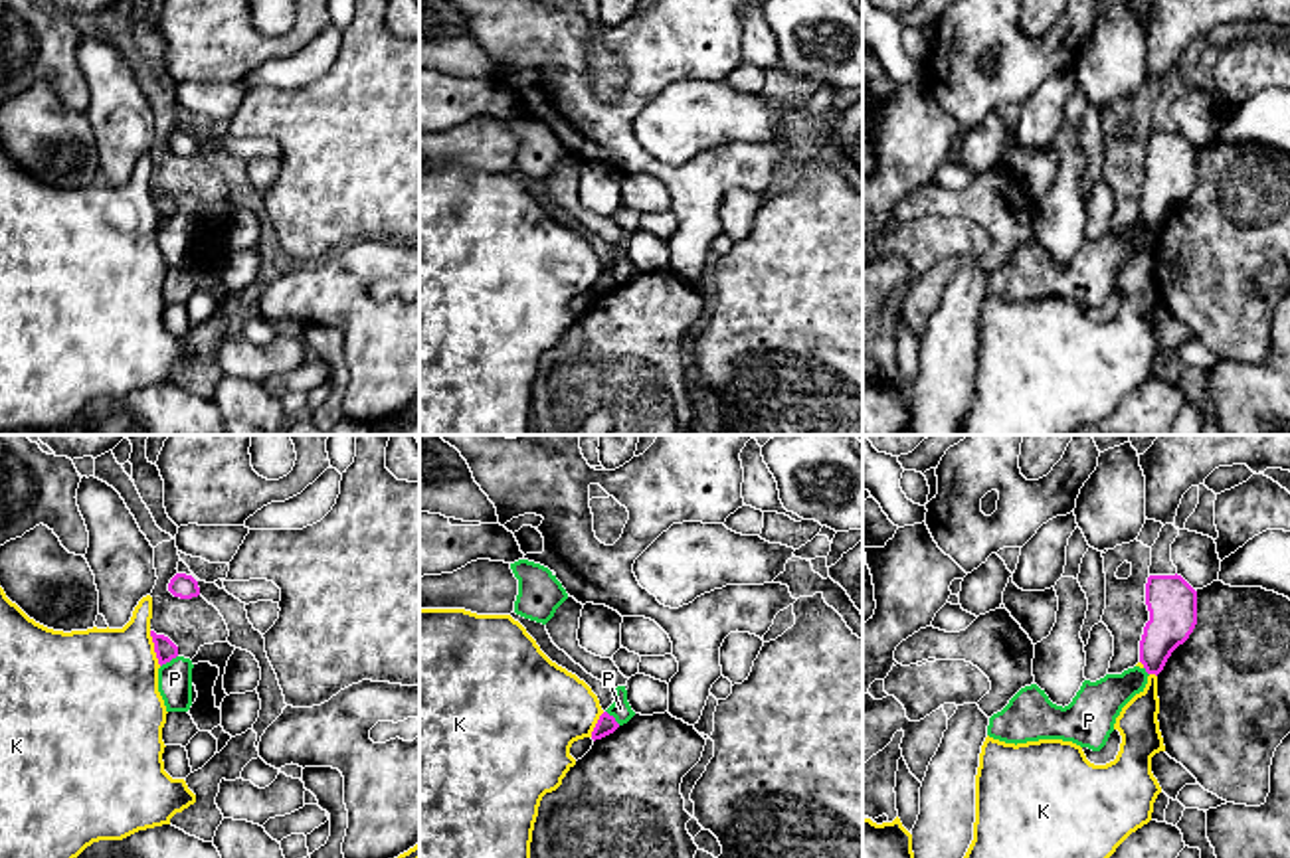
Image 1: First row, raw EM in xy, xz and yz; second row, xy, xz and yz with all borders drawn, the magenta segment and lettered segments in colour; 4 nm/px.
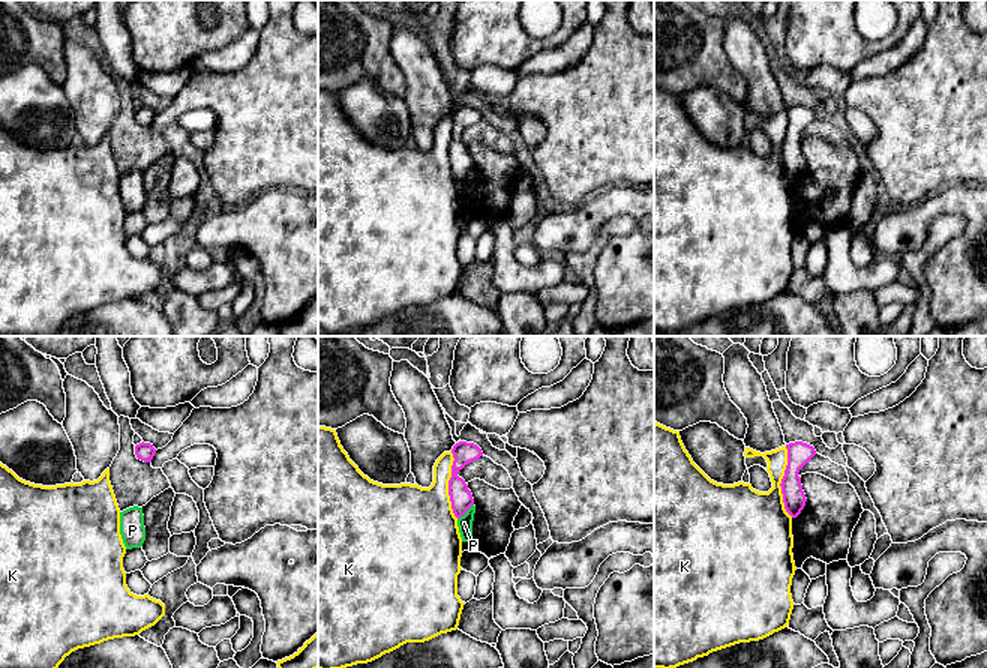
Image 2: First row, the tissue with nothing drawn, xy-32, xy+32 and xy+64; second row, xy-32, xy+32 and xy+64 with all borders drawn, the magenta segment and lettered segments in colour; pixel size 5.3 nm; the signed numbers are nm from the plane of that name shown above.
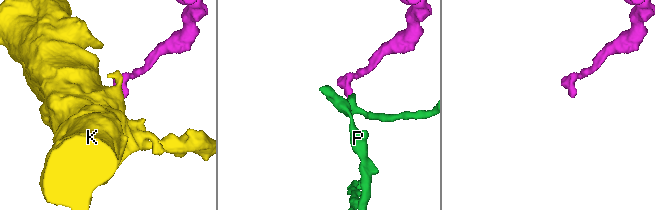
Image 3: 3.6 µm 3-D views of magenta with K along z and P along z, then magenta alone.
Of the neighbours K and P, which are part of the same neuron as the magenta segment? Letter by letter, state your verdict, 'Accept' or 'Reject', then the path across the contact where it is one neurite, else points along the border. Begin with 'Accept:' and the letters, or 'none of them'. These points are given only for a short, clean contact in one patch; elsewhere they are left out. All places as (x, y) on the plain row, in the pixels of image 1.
Accept: none of them
K: Reject
P: Reject. Boundary: xy (177, 212), (161, 224)

